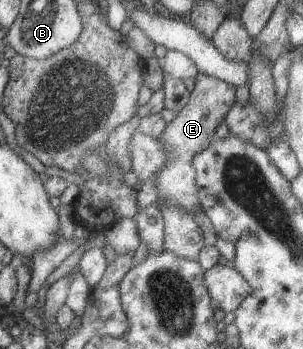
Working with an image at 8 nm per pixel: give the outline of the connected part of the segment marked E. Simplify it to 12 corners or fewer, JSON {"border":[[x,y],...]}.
{"border":[[198,74],[155,138],[157,207],[201,210],[192,161],[216,138],[235,86]]}

